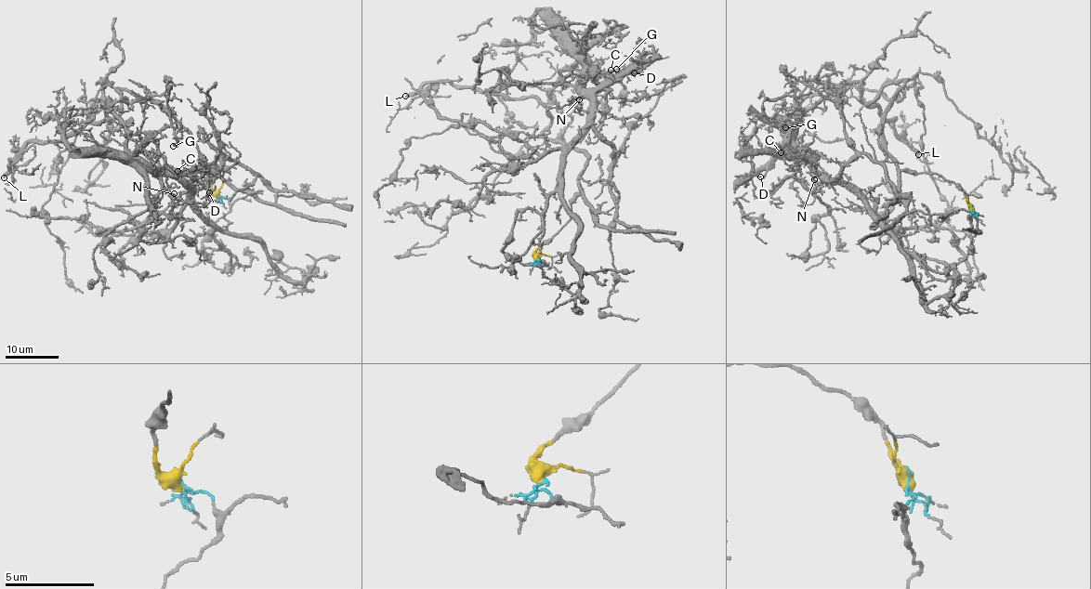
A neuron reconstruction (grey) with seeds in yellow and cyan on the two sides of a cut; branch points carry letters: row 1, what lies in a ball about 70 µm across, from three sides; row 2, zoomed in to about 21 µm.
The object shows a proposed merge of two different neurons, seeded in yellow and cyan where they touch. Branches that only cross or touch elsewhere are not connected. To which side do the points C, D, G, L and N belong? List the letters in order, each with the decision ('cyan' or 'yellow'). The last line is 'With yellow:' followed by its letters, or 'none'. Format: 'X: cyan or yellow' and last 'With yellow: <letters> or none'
C: cyan
D: cyan
G: cyan
L: yellow
N: cyan
With yellow: L

